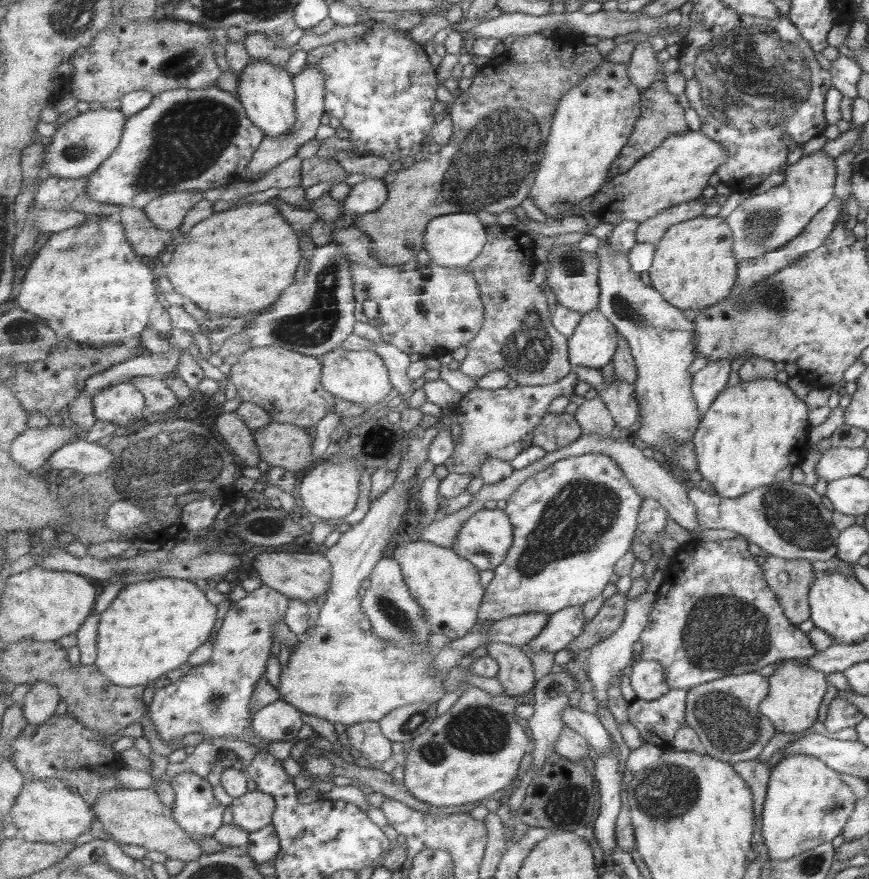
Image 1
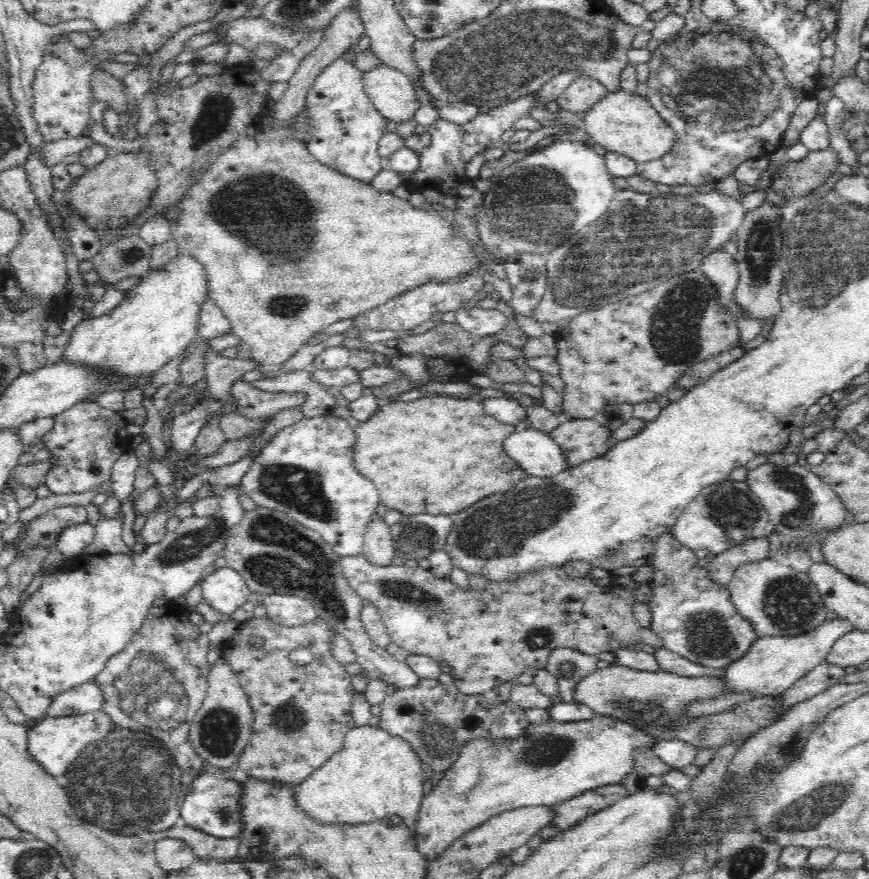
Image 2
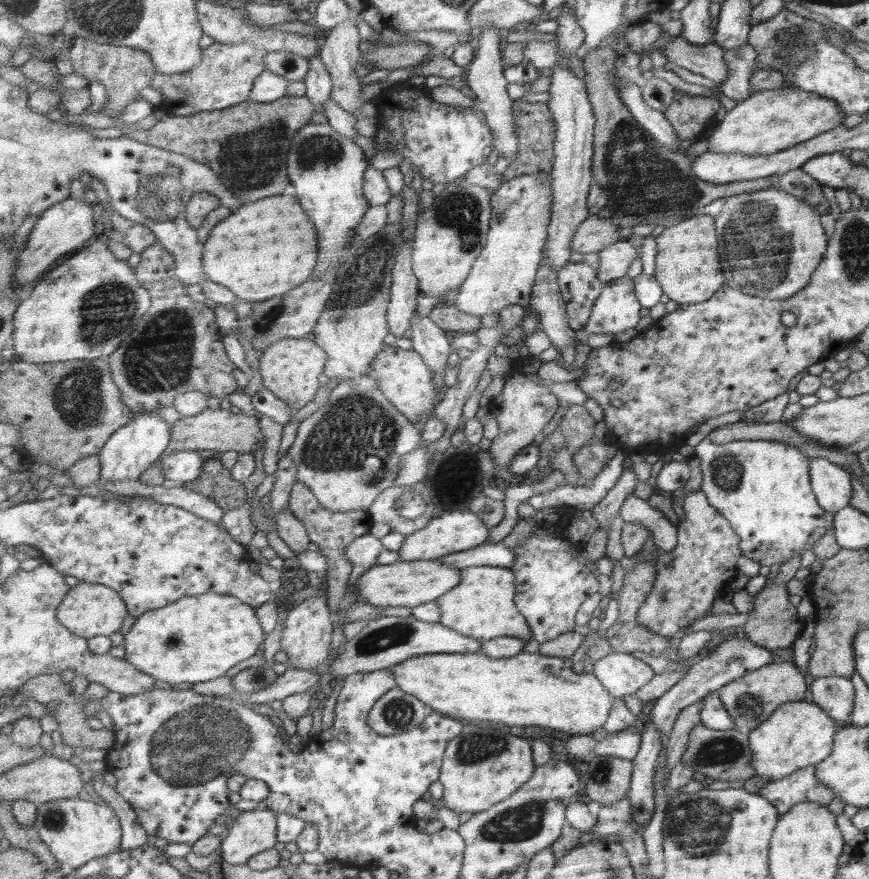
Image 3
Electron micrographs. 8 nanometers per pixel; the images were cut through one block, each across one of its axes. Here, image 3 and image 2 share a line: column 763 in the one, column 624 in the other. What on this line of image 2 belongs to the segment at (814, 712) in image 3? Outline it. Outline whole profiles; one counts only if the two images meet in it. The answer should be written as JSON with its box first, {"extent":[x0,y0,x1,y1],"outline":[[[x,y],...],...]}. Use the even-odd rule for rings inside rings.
{"extent":[413,714,658,861],"outline":[[[601,714],[574,722],[556,722],[546,718],[542,723],[530,724],[528,734],[514,740],[470,740],[457,764],[446,770],[439,785],[423,797],[413,826],[418,850],[429,861],[438,860],[458,837],[502,812],[527,806],[552,807],[587,790],[622,783],[628,774],[634,772],[635,755],[645,749],[653,750],[658,741],[656,735],[642,727],[630,726],[628,721]]]}

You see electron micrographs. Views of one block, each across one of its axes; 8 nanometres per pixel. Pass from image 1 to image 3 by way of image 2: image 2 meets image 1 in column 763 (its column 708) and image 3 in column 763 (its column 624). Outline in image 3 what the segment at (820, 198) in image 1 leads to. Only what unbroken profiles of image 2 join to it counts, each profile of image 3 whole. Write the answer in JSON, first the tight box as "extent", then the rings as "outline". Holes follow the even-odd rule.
{"extent":[714,188,827,300],"outline":[[[770,188],[725,197],[725,201],[724,211],[714,218],[714,229],[717,234],[717,258],[726,285],[762,299],[785,300],[801,291],[826,249],[827,238],[817,210],[812,210],[786,192]]]}

